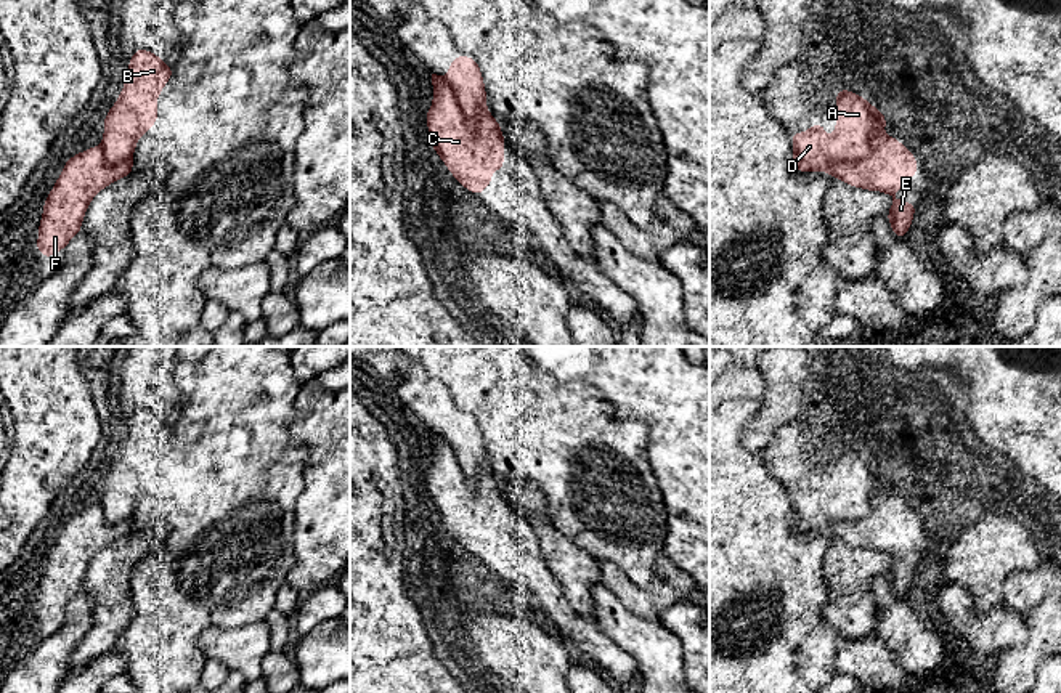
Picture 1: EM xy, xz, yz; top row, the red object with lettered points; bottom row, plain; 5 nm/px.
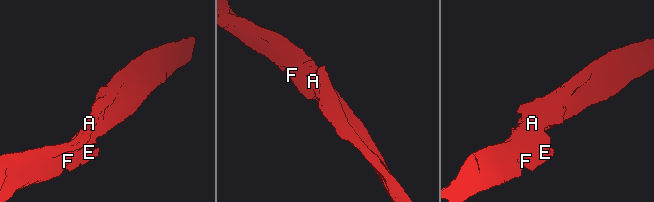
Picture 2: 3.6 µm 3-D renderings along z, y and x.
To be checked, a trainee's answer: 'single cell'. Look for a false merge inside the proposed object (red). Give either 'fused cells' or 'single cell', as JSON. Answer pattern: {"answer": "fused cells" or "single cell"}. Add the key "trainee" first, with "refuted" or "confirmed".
{"trainee": "refuted", "answer": "fused cells"}

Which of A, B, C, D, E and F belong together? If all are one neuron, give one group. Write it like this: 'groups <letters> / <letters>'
groups A B D / C E F

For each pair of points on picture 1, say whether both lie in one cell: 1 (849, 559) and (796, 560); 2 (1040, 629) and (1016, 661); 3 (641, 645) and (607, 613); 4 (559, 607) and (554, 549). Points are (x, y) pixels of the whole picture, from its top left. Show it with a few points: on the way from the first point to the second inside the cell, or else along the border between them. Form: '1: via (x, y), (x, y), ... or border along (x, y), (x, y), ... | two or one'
1: border along (832, 538), (824, 559), (827, 597) | two
2: via (1040, 637), (1024, 653) | one
3: via (633, 637), (615, 620) | one
4: border along (554, 578), (564, 597), (578, 613) | two

